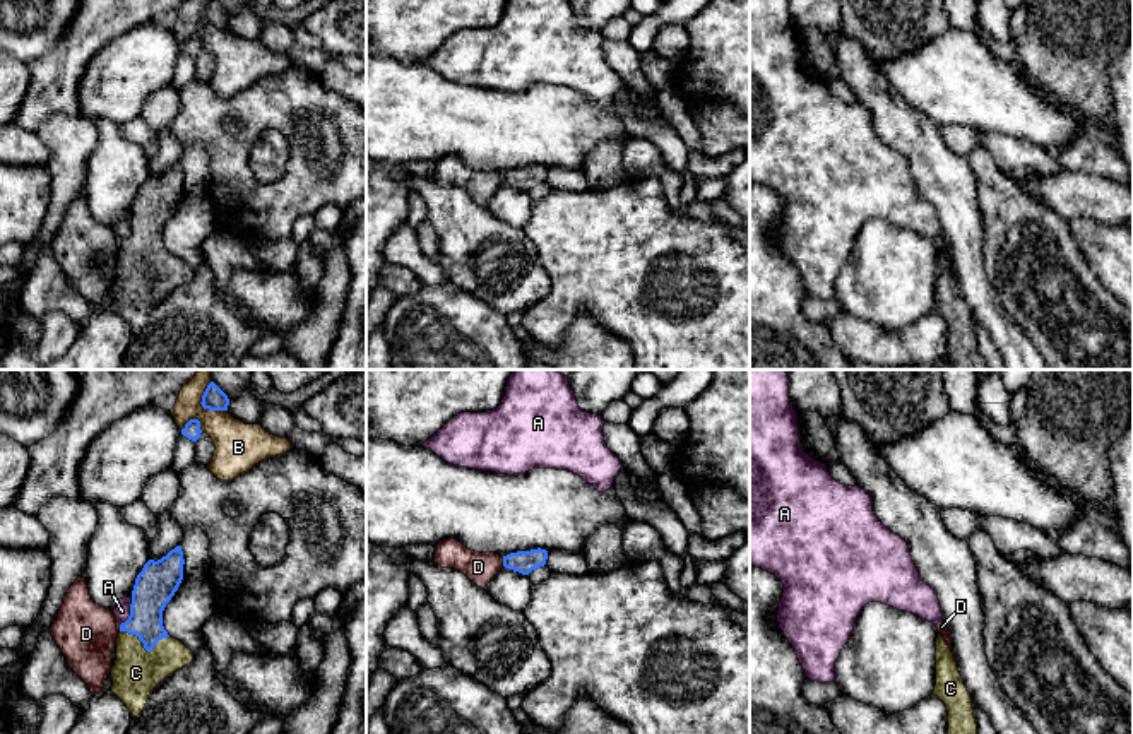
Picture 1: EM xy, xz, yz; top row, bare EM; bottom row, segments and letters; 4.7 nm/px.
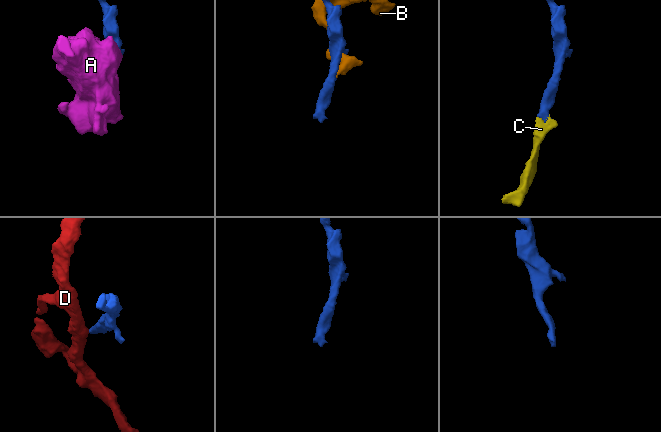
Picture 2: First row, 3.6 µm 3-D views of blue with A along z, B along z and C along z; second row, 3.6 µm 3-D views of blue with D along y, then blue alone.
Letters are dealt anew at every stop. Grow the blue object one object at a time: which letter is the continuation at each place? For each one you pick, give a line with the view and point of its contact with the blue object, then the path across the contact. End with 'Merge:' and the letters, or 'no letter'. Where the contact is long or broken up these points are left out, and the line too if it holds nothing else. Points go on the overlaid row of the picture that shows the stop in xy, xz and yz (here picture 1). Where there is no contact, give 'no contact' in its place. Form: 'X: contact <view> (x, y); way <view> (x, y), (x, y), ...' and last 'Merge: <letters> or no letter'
C: contact xy (144, 647); way xy (149, 596), (144, 647), (144, 659), (136, 673)
Merge: C

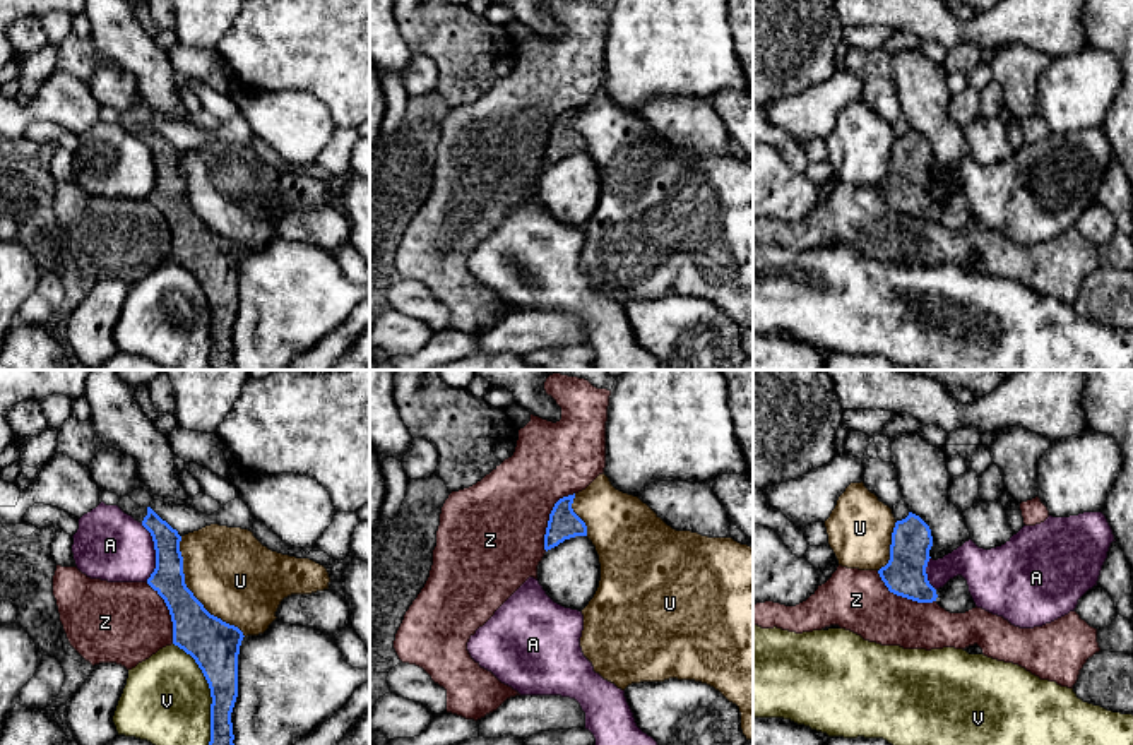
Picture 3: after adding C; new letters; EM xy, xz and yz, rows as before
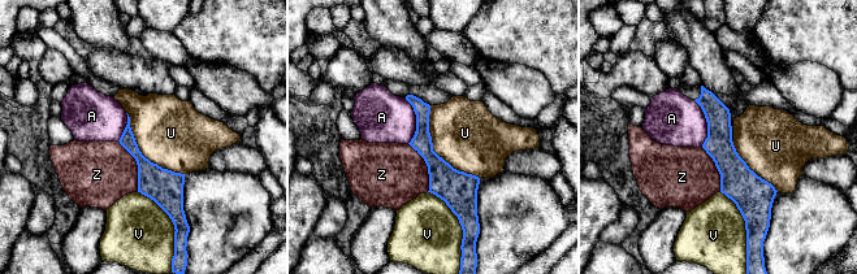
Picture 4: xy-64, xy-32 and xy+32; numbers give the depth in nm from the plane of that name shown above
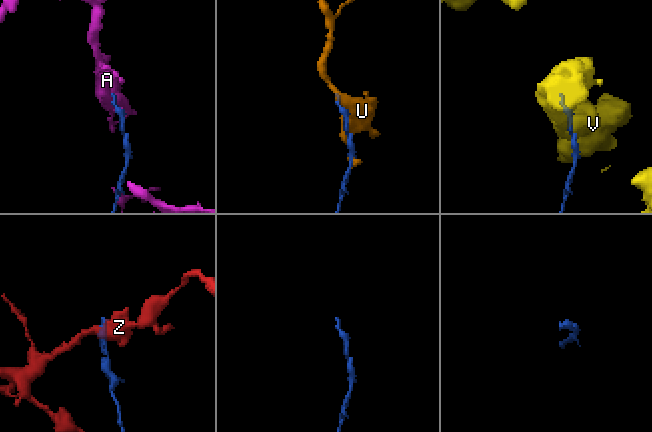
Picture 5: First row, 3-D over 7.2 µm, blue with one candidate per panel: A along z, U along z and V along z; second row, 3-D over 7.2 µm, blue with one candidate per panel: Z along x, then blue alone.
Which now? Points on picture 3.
Merge: no letter

